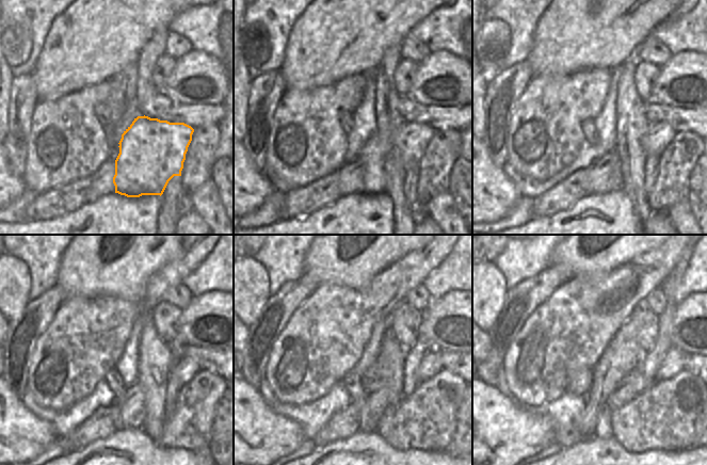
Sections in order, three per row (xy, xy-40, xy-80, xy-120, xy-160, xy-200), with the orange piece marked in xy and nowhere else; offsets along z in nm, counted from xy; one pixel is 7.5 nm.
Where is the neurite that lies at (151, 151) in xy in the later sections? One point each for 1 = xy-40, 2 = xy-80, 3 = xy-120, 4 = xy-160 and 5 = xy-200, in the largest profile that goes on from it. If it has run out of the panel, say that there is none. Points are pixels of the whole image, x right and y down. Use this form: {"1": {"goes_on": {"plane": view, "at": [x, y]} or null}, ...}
{"1": {"goes_on": {"plane": "xy-40", "at": [410, 140]}}, "2": {"goes_on": {"plane": "xy-80", "at": [659, 134]}}, "3": {"goes_on": {"plane": "xy-120", "at": [185, 368]}}, "4": {"goes_on": {"plane": "xy-160", "at": [431, 364]}}, "5": {"goes_on": {"plane": "xy-200", "at": [674, 362]}}}

